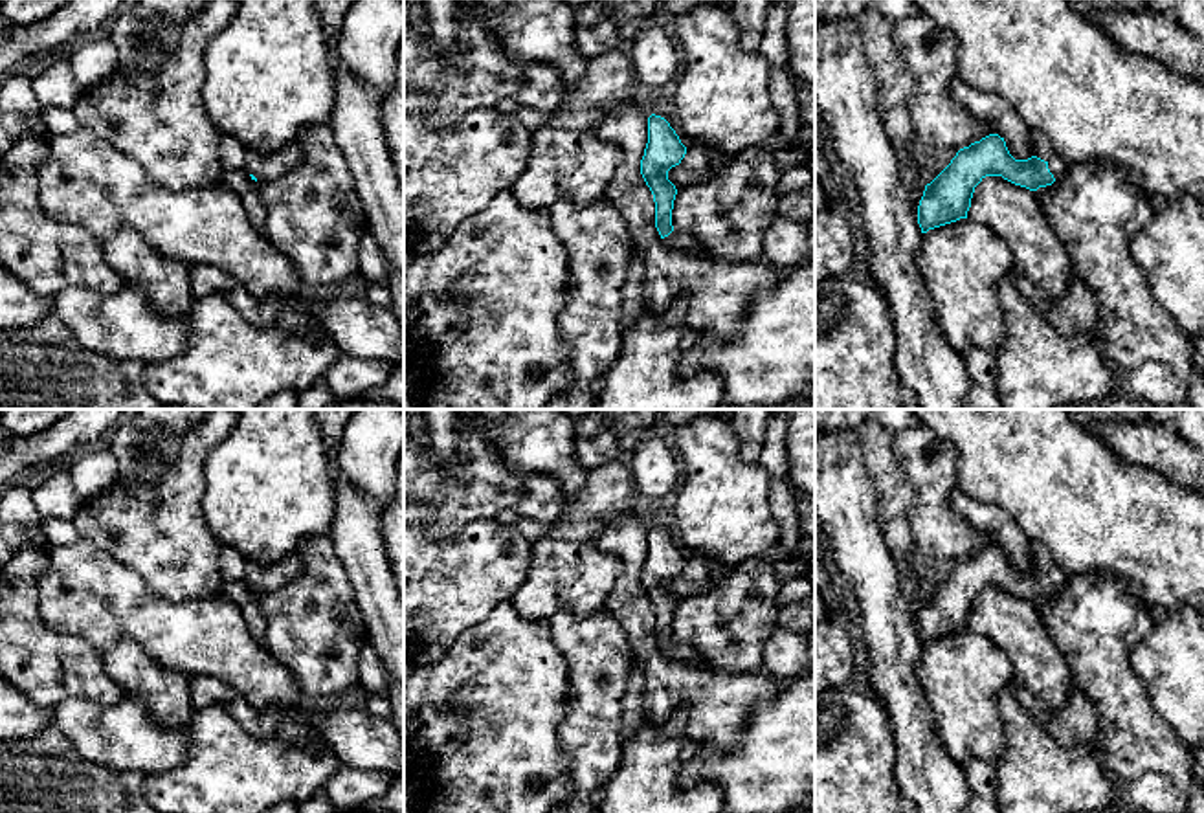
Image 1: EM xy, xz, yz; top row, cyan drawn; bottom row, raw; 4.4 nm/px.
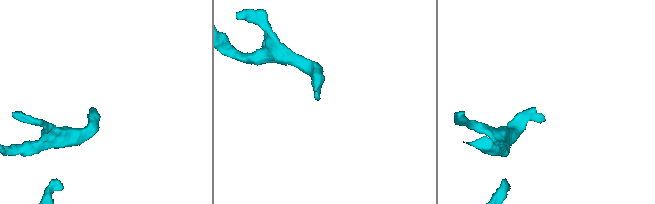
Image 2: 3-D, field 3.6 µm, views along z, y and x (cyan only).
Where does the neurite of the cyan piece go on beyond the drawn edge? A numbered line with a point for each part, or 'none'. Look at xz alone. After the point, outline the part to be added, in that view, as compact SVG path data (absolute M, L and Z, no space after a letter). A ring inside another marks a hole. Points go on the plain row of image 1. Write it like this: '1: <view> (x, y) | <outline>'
1: xz (681, 652) | M672 642L668 648L663 650L663 653L670 659L677 659L677 661L683 661L683 663L688 663L688 664L696 664L699 668L716 670L701 655L697 655L694 652L694 648L688 646L688 644Z

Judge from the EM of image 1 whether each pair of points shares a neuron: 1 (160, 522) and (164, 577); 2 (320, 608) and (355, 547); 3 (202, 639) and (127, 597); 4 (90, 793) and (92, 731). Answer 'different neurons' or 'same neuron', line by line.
1: same neuron
2: different neurons
3: same neuron
4: different neurons

